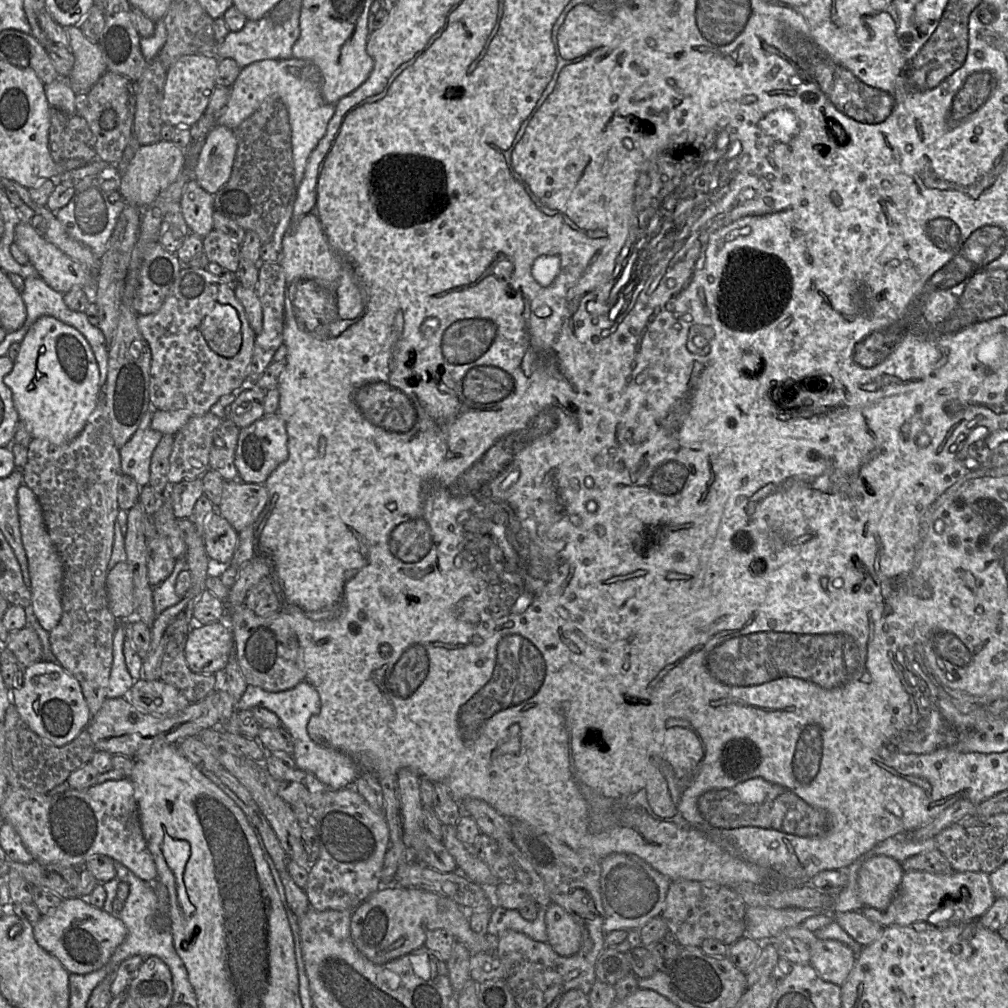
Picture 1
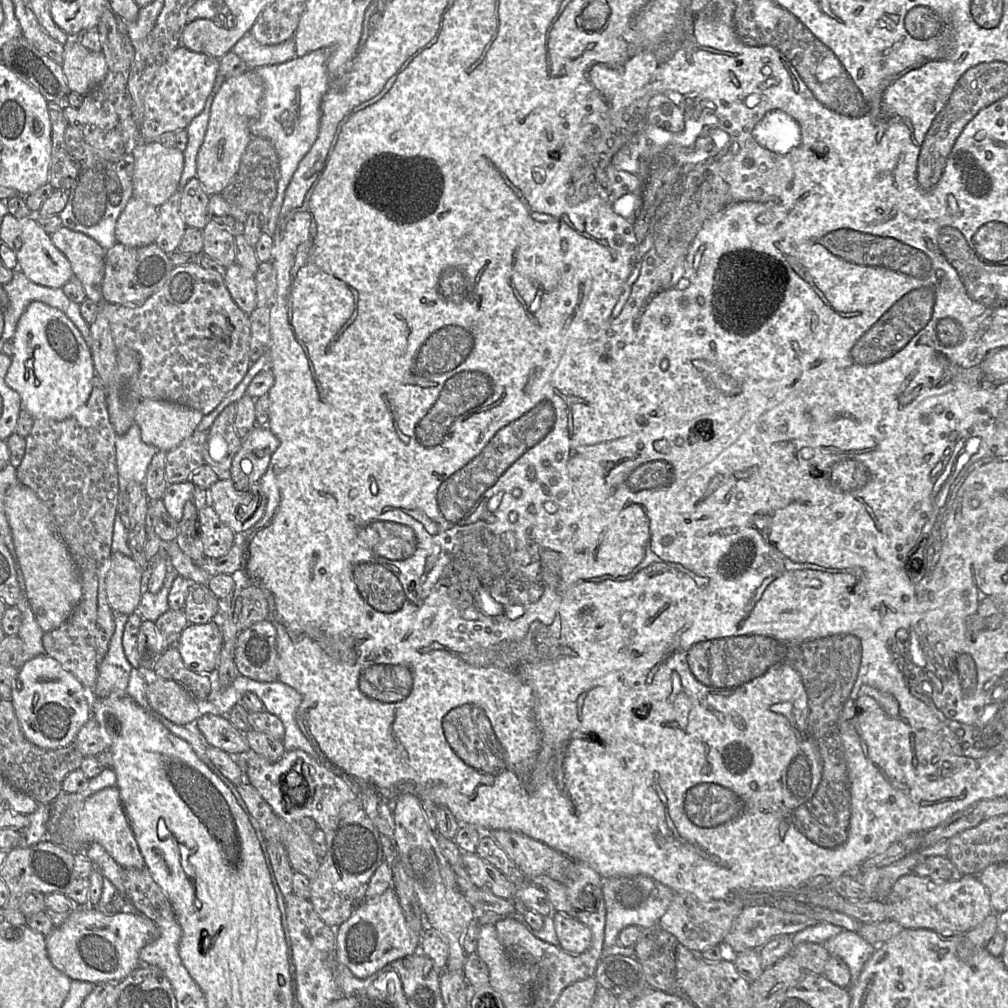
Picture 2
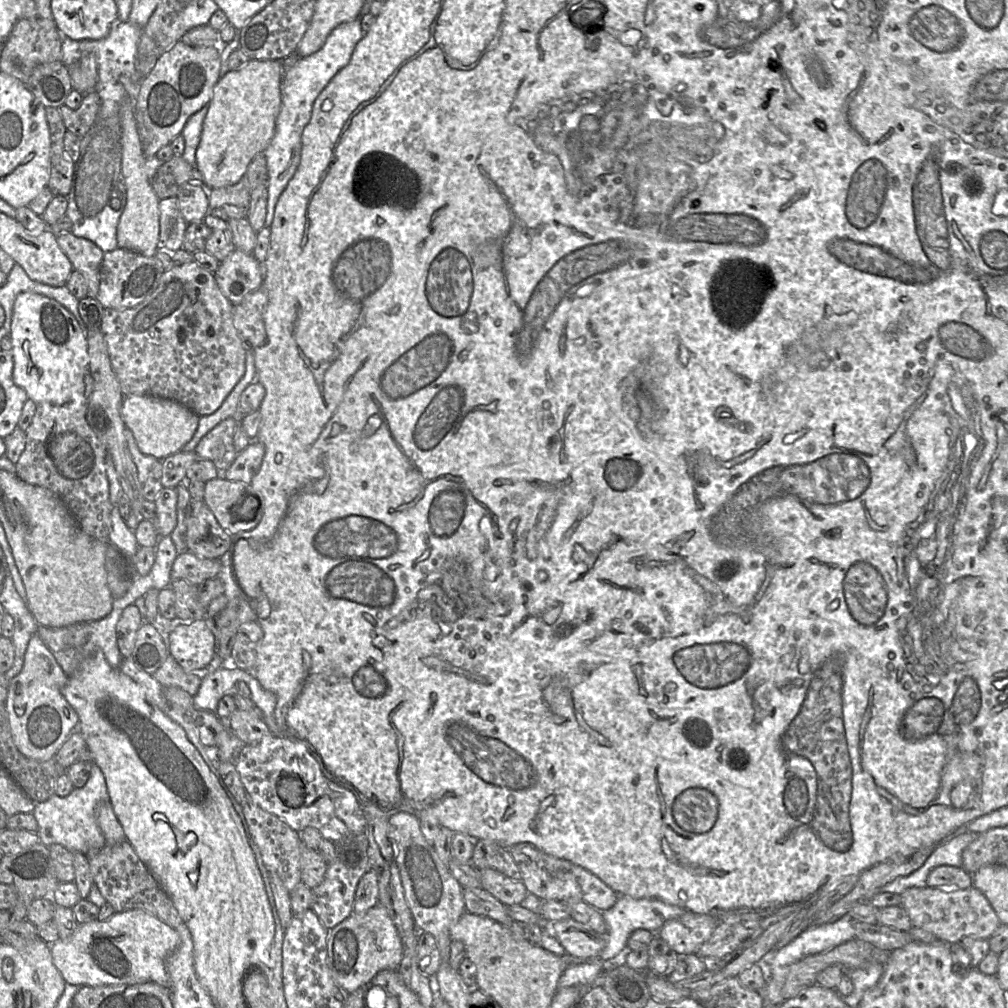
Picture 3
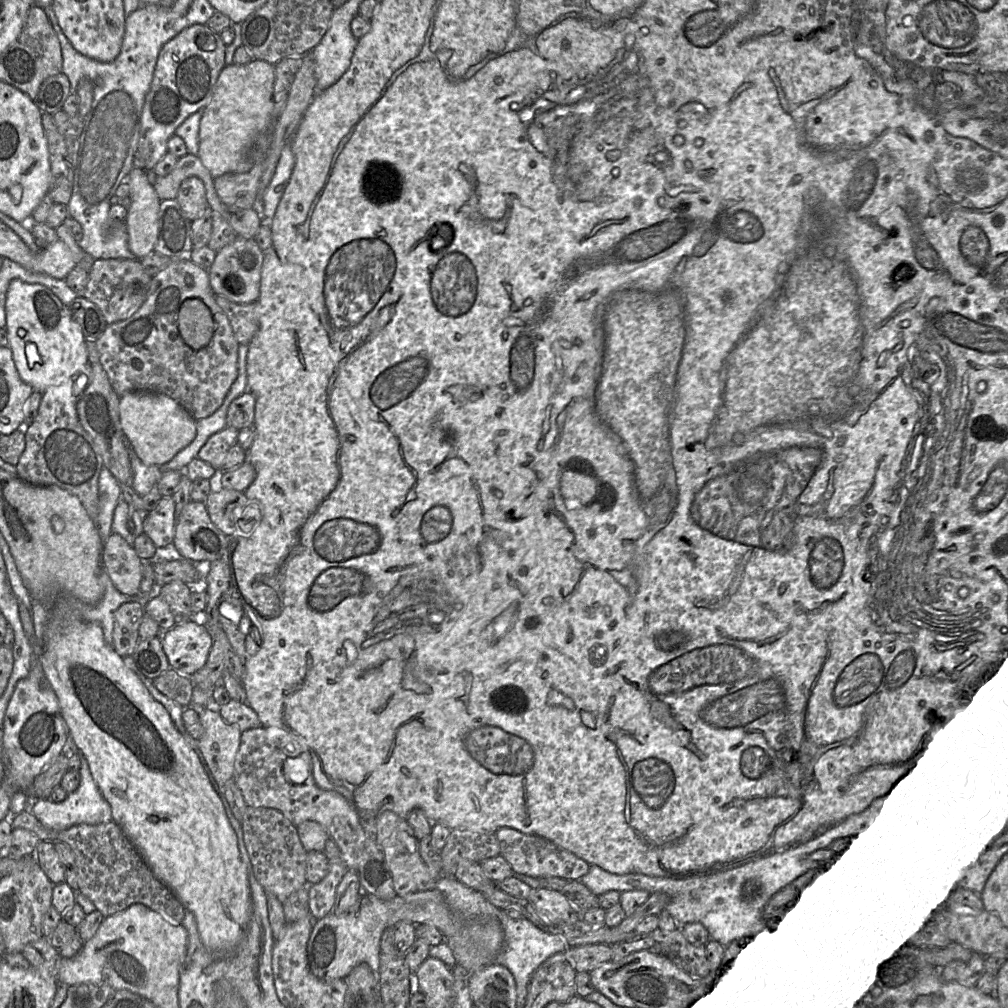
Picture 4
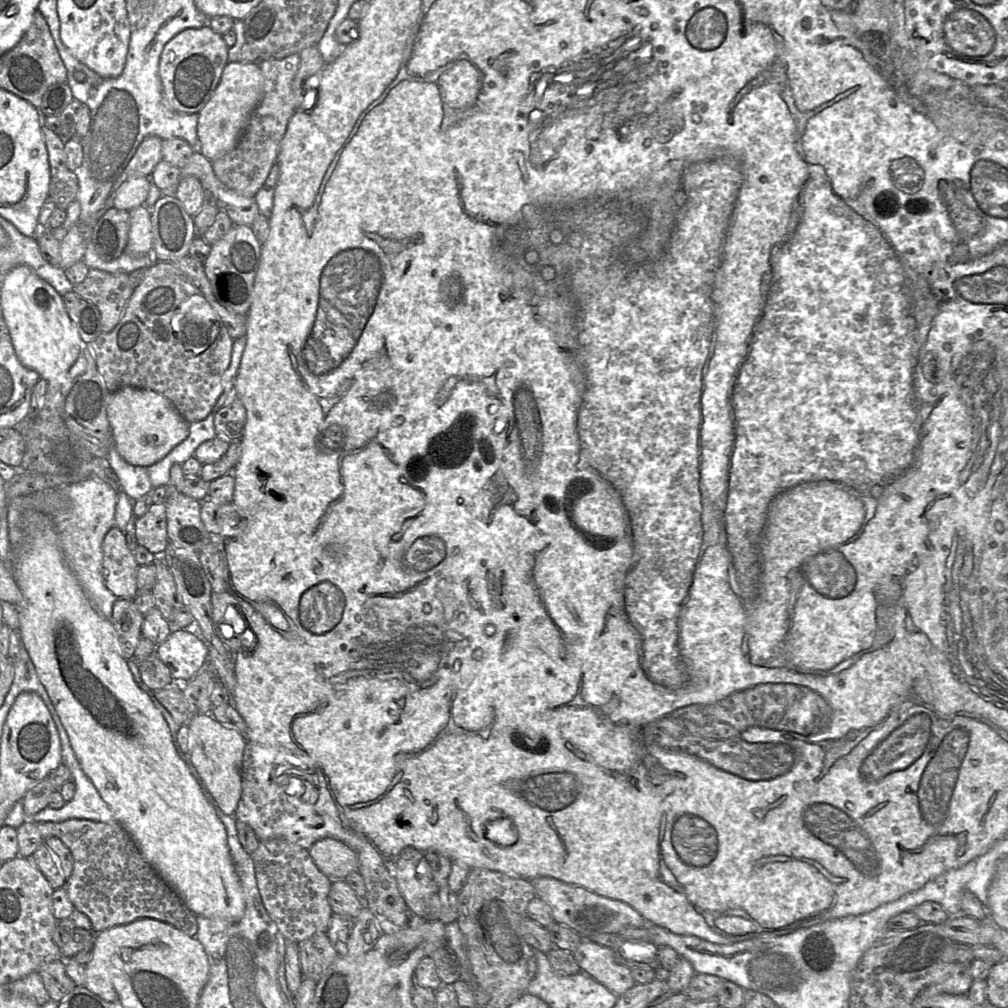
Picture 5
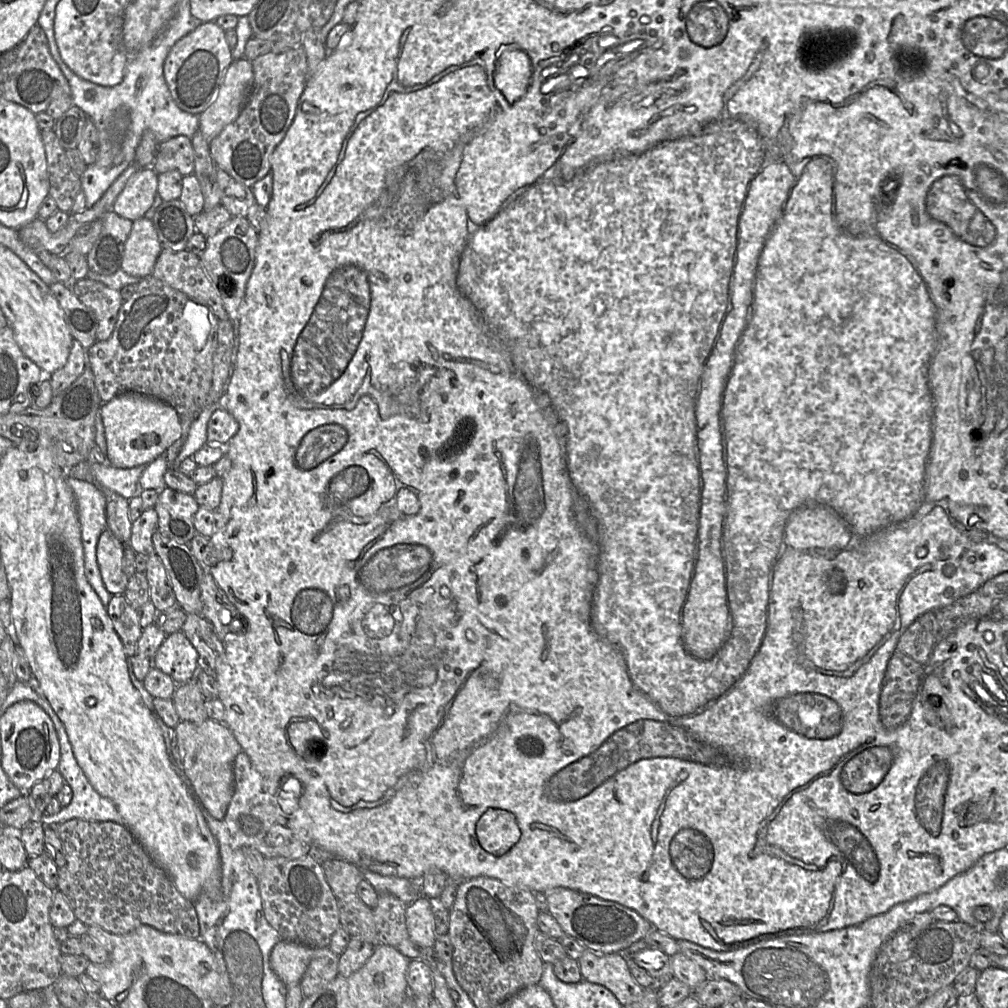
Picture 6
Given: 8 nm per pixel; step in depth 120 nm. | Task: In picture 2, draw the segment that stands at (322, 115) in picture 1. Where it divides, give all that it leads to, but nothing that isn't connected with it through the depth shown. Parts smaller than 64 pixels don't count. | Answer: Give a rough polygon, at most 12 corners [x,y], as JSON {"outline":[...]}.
{"outline":[[329,50],[255,69],[263,81],[251,137],[268,139],[280,178],[262,229],[318,136]]}

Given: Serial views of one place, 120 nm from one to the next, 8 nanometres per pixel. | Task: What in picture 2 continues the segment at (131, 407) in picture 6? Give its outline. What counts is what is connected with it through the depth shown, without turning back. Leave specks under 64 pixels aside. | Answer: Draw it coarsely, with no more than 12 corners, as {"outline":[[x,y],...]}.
{"outline":[[145,398],[134,421],[143,442],[169,452],[203,416],[185,405]]}

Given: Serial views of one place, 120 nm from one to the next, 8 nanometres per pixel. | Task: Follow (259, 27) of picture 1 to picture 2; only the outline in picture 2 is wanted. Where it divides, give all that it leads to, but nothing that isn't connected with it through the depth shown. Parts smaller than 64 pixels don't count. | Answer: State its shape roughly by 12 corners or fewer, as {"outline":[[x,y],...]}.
{"outline":[[247,33],[231,49],[248,69],[296,57],[295,40],[261,45]]}

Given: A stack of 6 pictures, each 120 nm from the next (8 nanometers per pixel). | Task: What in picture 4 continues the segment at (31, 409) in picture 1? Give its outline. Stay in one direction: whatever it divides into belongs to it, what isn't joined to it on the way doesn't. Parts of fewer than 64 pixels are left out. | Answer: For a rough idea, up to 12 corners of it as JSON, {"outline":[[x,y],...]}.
{"outline":[[19,279],[6,330],[19,376],[34,390],[88,365],[69,307]]}

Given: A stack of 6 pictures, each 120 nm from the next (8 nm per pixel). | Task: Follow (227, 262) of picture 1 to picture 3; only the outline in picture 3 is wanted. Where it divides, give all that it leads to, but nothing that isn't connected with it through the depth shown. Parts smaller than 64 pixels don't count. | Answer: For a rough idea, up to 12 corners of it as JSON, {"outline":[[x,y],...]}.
{"outline":[[207,214],[205,251],[222,262],[236,249],[228,222]]}

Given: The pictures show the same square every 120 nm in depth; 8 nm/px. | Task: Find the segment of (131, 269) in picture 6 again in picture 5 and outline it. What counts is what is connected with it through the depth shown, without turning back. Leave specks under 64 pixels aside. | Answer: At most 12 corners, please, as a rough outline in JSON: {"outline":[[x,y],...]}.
{"outline":[[150,208],[129,211],[126,253],[152,254]]}

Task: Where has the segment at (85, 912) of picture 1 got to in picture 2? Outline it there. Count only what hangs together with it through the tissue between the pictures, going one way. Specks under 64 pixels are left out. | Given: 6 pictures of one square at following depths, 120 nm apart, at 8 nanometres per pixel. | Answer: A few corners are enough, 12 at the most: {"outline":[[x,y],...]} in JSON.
{"outline":[[79,906],[47,935],[71,980],[120,982],[158,936],[136,912]]}

